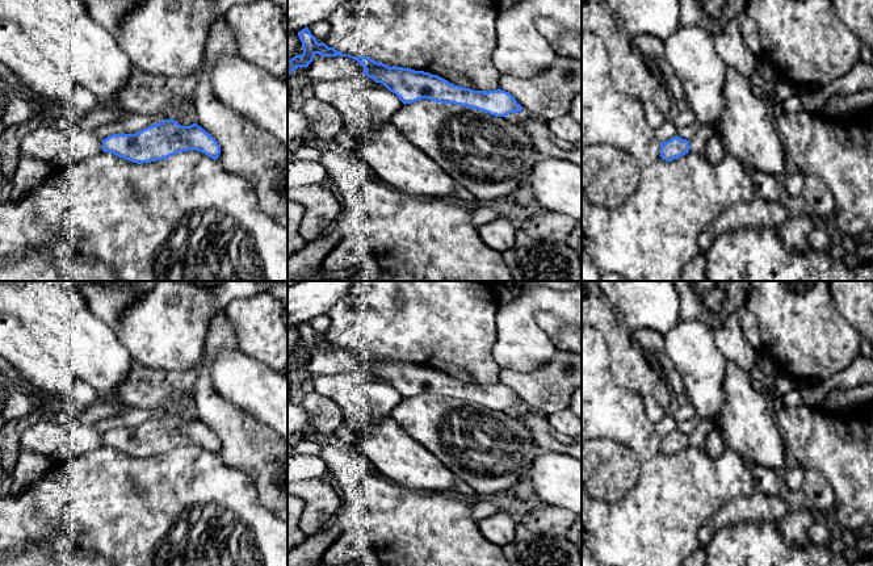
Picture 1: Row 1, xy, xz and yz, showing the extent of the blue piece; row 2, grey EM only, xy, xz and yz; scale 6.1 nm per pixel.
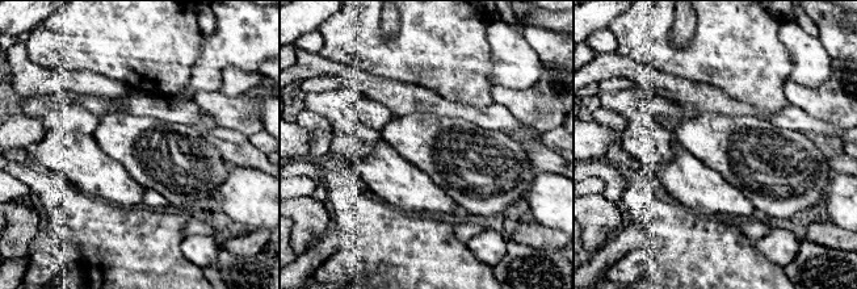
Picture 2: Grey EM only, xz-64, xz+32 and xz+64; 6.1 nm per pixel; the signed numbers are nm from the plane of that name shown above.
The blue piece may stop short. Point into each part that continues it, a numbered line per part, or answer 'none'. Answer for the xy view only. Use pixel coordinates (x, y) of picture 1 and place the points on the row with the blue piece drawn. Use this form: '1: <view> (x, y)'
none

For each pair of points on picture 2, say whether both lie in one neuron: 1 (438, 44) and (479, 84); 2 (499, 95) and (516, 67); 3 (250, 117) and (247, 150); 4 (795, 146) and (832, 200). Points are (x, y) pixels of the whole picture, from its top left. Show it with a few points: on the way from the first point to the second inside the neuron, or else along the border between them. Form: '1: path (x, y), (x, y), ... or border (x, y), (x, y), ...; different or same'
1: path (449, 54), (469, 74); same
2: border (534, 82), (520, 89), (492, 84); different
3: border (218, 125), (234, 129), (247, 137); different
4: border (834, 174), (822, 202); different

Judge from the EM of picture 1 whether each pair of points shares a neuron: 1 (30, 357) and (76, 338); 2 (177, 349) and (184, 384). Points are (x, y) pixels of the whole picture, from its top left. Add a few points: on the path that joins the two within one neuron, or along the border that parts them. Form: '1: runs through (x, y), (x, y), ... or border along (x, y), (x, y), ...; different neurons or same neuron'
1: border along (25, 327), (54, 359); different neurons
2: border along (151, 367), (191, 370); different neurons

